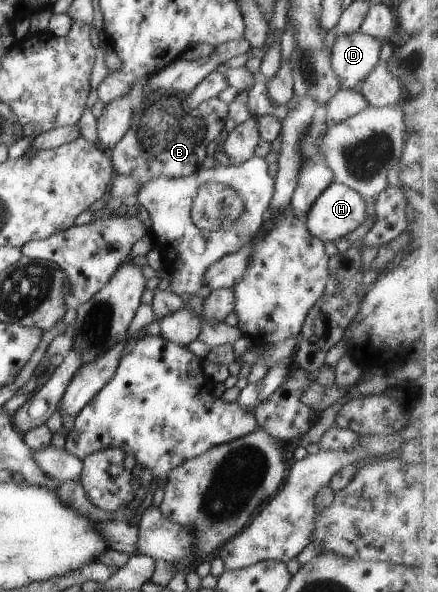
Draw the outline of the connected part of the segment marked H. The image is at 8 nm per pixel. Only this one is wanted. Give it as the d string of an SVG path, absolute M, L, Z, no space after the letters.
M332 181L315 198L303 217L307 231L324 244L333 242L335 239L343 238L349 232L354 232L355 227L361 225L366 219L365 199L356 191L349 189L346 185Z

